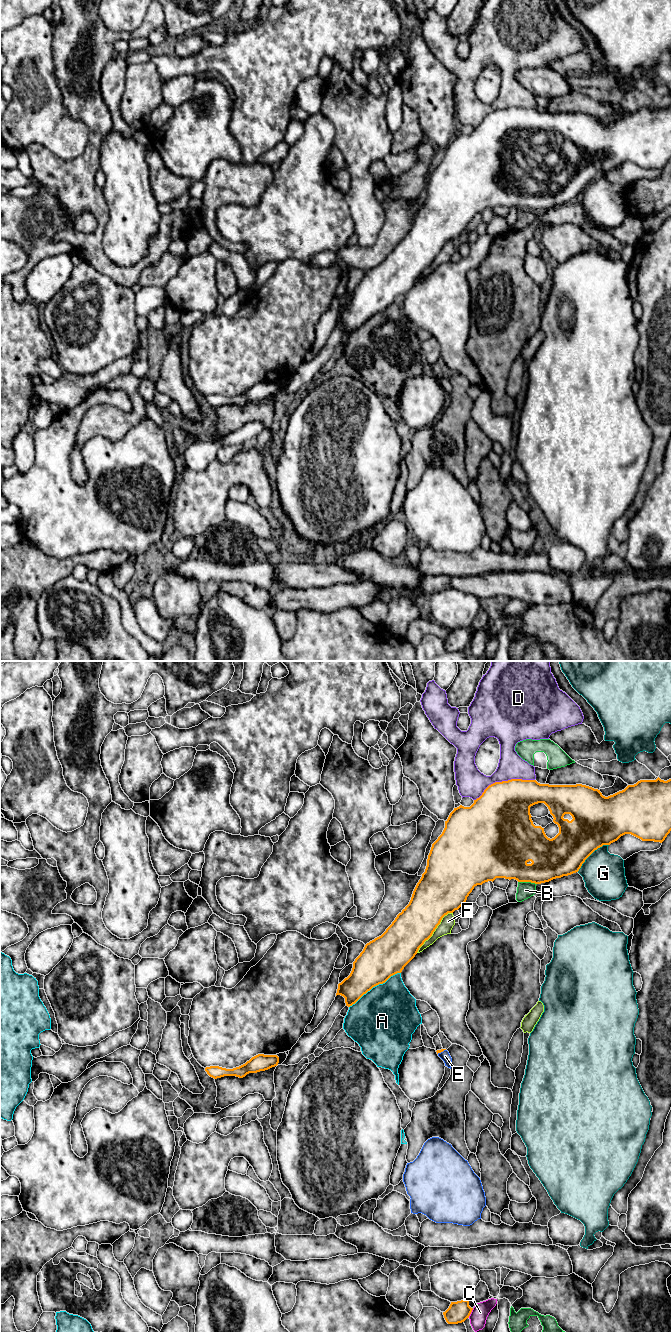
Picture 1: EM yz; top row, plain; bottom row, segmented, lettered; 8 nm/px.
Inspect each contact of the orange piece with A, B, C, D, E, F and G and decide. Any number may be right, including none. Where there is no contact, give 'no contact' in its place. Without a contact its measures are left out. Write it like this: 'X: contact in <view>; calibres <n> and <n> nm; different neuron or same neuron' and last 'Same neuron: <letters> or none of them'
A: contact in yz; calibres 320 and 480 nm; different neuron
B: contact in yz; calibres 320 and 140 nm; different neuron
C: contact in yz; calibres 170 and 140 nm; different neuron
D: contact in yz; calibres 440 and 220 nm; different neuron
E: contact in yz; calibres 30 and 80 nm; same neuron
F: contact in yz; calibres 320 and 110 nm; different neuron
G: contact in yz; calibres 380 and 340 nm; different neuron
Same neuron: E

